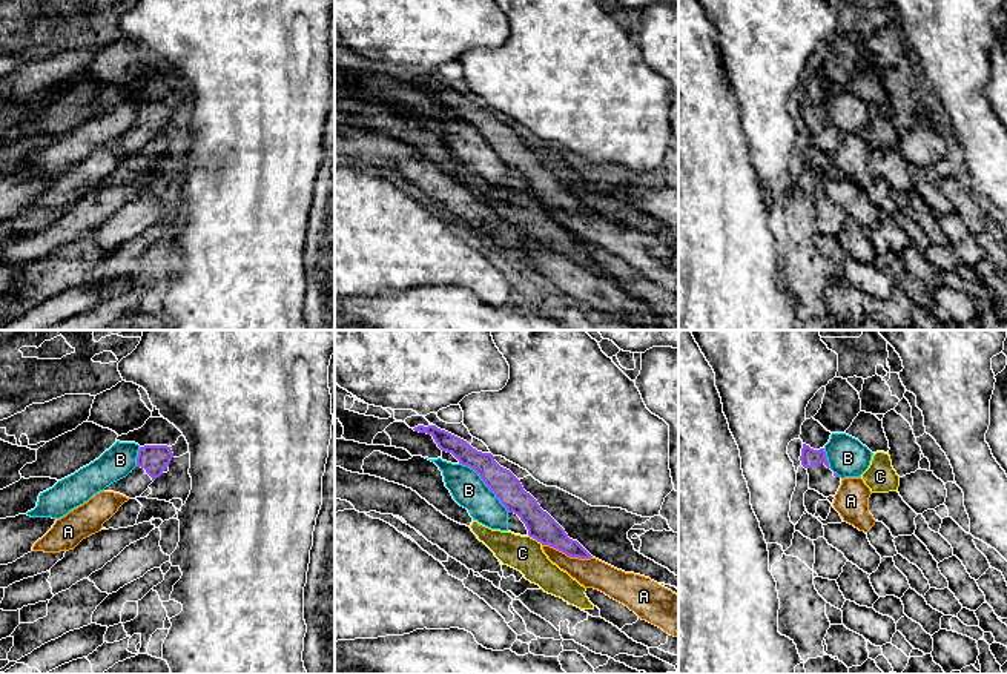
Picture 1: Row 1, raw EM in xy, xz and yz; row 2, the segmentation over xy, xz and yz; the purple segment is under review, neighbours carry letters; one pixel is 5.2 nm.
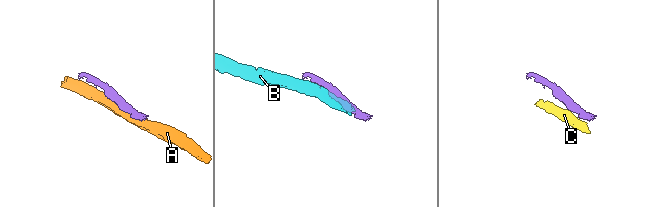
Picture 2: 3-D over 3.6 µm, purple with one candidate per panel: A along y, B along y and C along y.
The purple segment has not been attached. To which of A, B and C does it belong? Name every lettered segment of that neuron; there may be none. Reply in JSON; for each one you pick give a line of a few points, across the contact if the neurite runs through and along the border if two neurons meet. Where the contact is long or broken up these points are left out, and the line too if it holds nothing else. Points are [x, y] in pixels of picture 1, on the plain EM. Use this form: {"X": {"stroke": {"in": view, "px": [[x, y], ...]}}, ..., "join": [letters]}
{"join": []}

